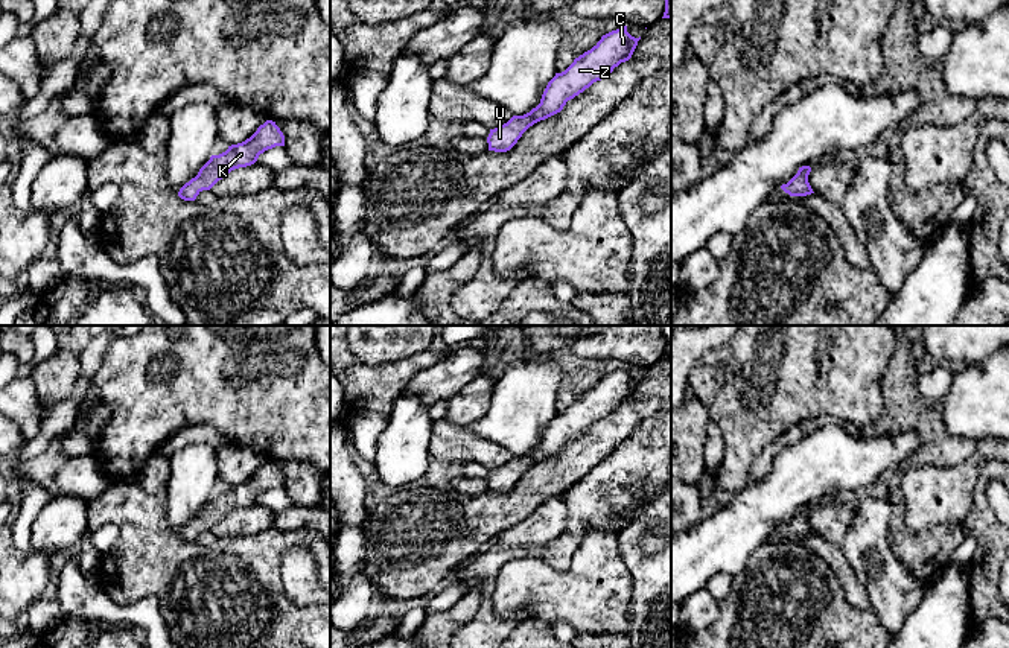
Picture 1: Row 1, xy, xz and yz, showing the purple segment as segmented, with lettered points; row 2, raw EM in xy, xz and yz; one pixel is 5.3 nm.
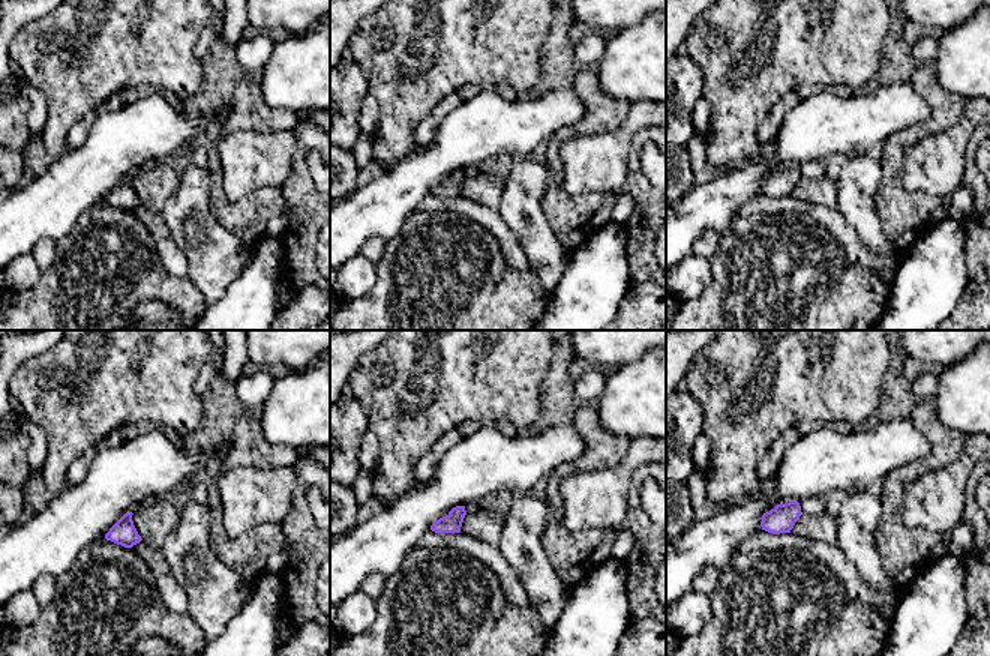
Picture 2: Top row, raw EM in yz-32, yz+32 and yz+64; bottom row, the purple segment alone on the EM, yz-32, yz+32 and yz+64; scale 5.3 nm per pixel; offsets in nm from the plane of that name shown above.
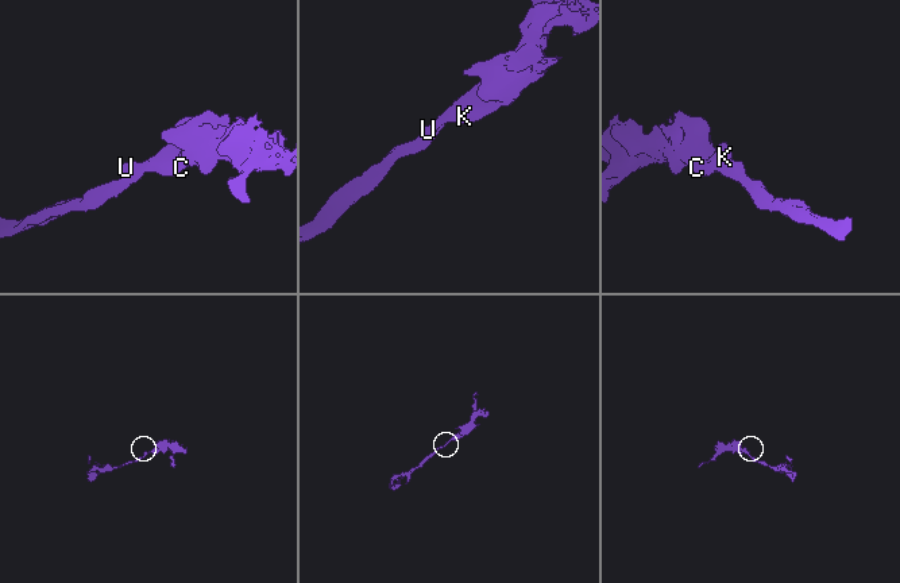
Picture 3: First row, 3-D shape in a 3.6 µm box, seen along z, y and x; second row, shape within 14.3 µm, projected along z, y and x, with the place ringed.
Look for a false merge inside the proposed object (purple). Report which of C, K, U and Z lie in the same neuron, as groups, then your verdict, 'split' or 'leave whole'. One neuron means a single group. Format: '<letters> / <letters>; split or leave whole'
C K U Z; leave whole

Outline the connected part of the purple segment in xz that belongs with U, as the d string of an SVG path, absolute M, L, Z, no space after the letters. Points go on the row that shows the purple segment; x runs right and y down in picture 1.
M627 26L612 30L587 52L548 82L540 103L524 116L513 116L507 123L490 129L487 137L489 151L510 151L522 134L534 123L545 120L563 110L568 100L574 99L594 82L609 76L615 67L632 58L639 38L627 32Z

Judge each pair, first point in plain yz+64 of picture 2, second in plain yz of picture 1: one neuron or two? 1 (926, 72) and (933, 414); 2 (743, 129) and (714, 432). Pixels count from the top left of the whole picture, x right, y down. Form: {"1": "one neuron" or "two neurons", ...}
{"1": "one neuron", "2": "two neurons"}

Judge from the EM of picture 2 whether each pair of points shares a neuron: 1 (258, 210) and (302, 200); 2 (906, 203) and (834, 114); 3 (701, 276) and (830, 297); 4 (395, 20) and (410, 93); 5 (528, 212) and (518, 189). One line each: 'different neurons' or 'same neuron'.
1: different neurons
2: different neurons
3: different neurons
4: same neuron
5: same neuron

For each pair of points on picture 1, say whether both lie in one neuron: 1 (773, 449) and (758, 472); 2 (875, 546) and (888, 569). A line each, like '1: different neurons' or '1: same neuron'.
1: same neuron
2: same neuron

